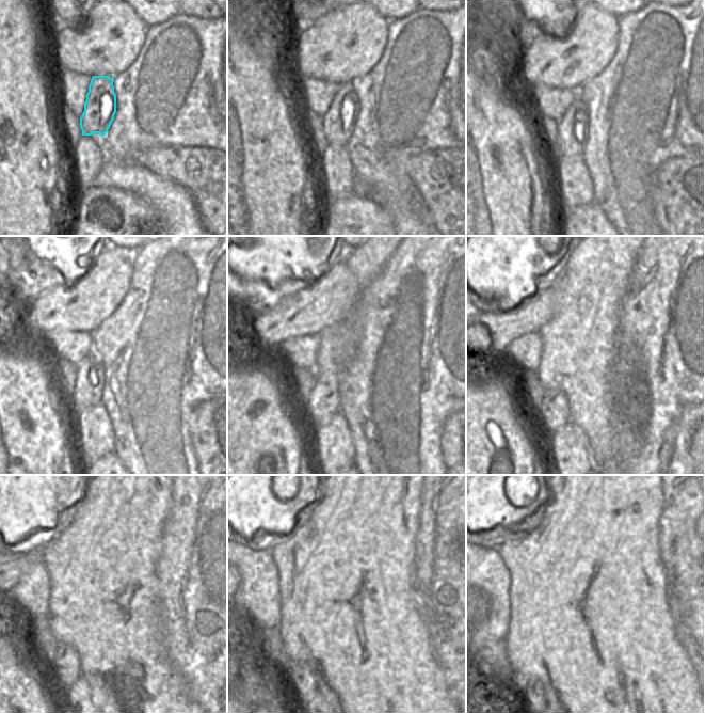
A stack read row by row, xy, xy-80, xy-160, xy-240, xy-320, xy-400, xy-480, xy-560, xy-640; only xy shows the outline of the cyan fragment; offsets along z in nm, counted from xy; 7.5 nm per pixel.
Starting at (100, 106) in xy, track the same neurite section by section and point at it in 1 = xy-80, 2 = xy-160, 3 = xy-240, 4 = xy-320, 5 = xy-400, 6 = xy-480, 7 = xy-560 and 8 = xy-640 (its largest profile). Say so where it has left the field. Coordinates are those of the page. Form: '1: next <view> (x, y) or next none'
1: next xy-80 (338, 121)
2: next xy-160 (573, 127)
3: next xy-240 (89, 386)
4: next xy-320 (323, 401)
5: next xy-400 (553, 412)
6: next xy-480 (65, 664)
7: next xy-560 (302, 677)
8: next xy-640 (534, 692)

